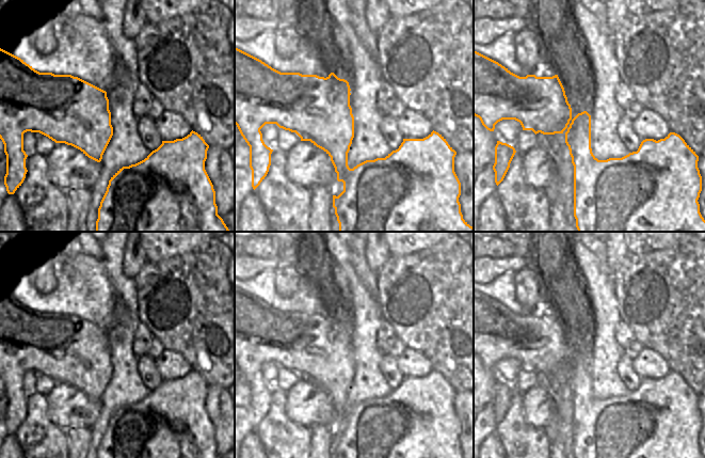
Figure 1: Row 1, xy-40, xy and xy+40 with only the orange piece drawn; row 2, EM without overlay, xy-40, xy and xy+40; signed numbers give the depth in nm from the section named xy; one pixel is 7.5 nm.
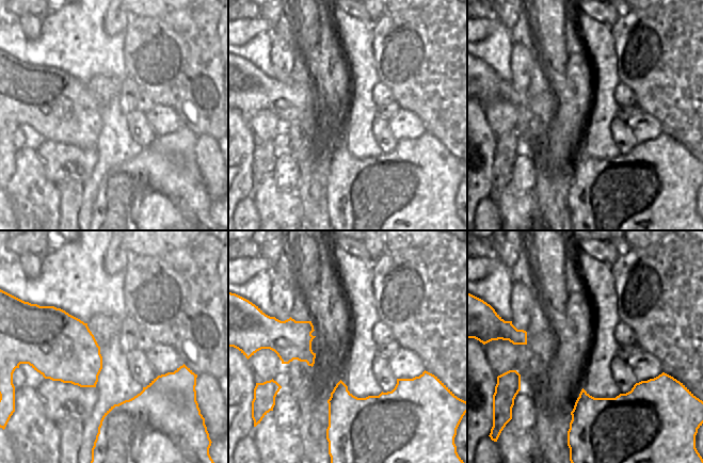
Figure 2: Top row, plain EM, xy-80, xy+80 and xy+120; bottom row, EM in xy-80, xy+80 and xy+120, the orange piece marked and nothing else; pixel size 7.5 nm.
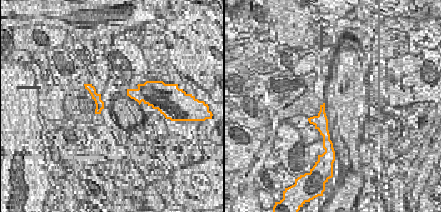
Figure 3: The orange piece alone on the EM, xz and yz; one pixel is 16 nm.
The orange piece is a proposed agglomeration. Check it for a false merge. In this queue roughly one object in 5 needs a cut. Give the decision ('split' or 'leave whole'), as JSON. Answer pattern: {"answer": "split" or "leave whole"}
{"answer": "split"}

